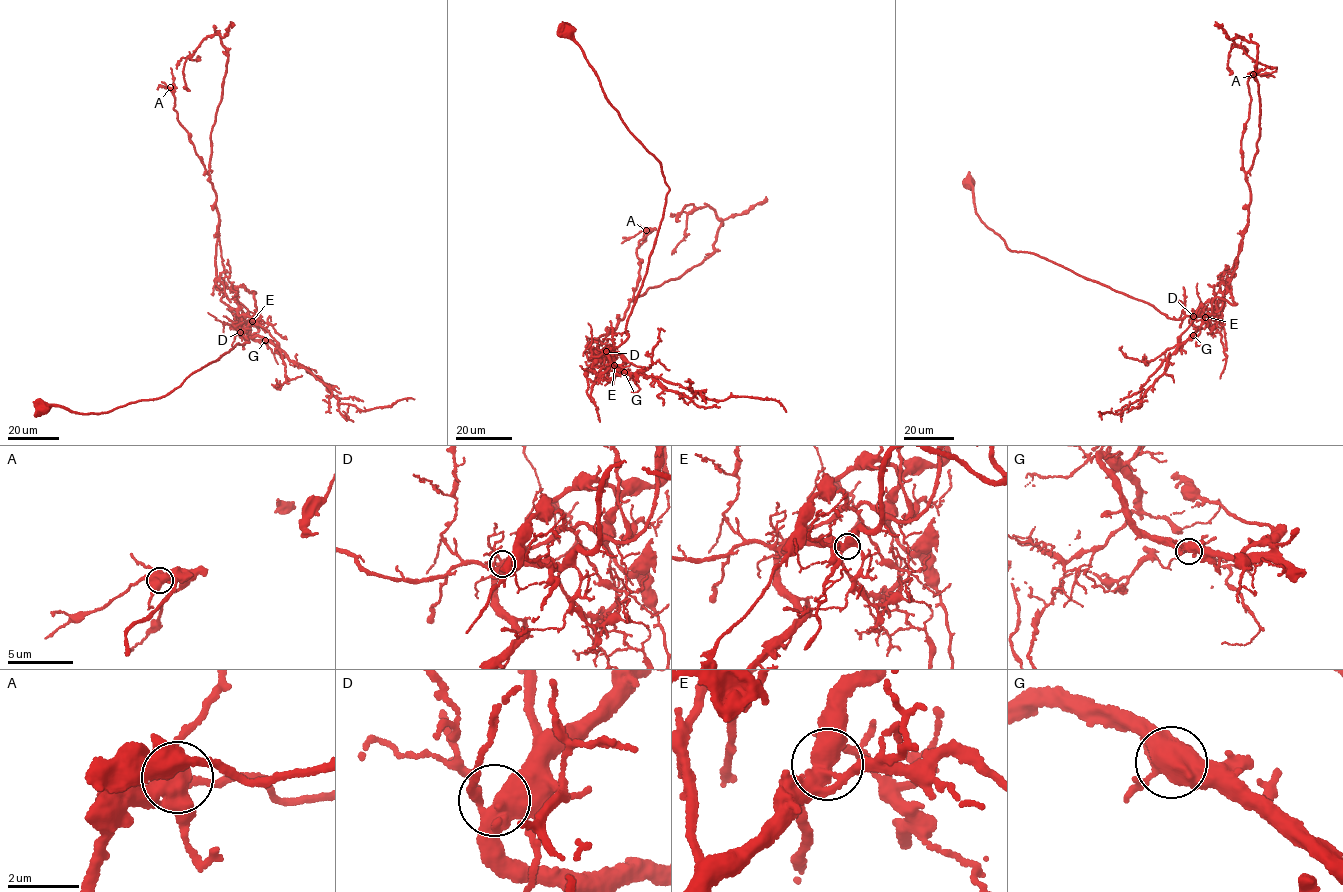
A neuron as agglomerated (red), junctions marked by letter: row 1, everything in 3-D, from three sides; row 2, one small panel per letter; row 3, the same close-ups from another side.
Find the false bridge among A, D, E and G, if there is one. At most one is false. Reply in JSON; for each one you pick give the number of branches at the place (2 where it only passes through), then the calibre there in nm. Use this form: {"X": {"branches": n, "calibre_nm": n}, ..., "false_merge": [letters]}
{"false_merge": []}

